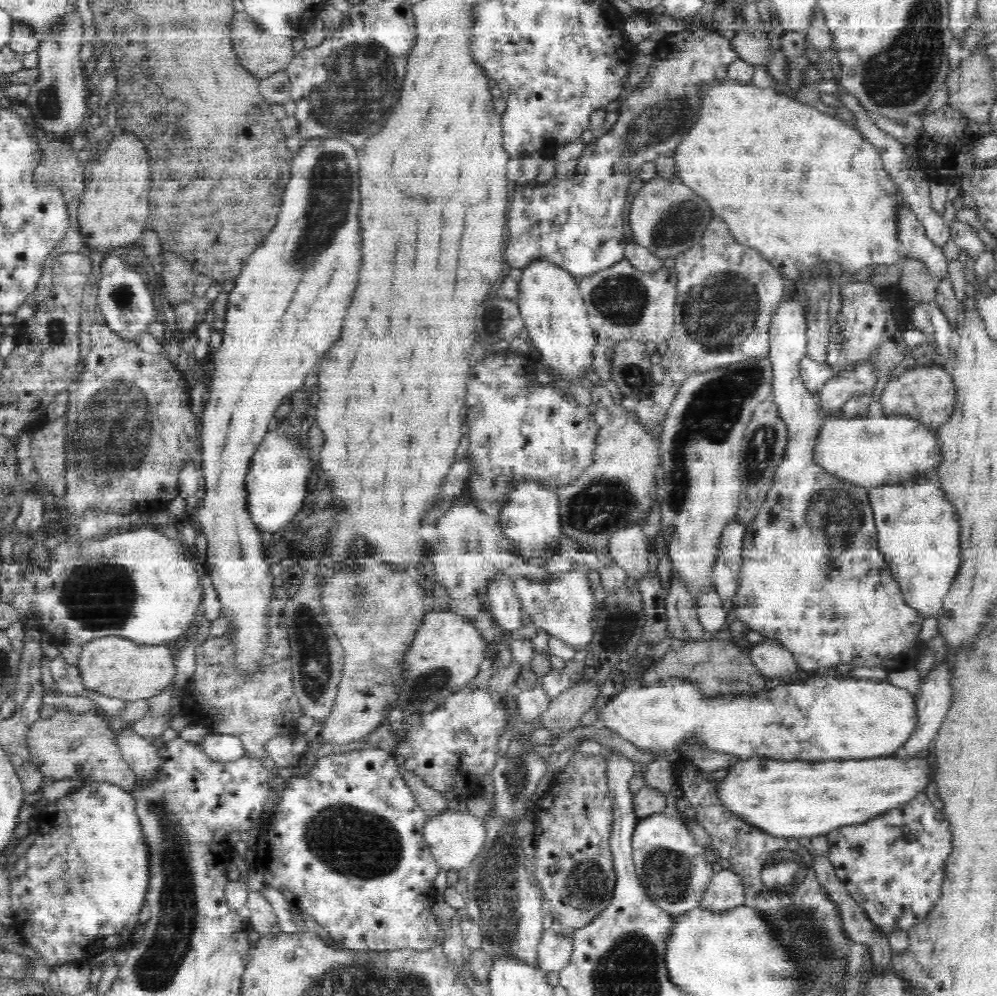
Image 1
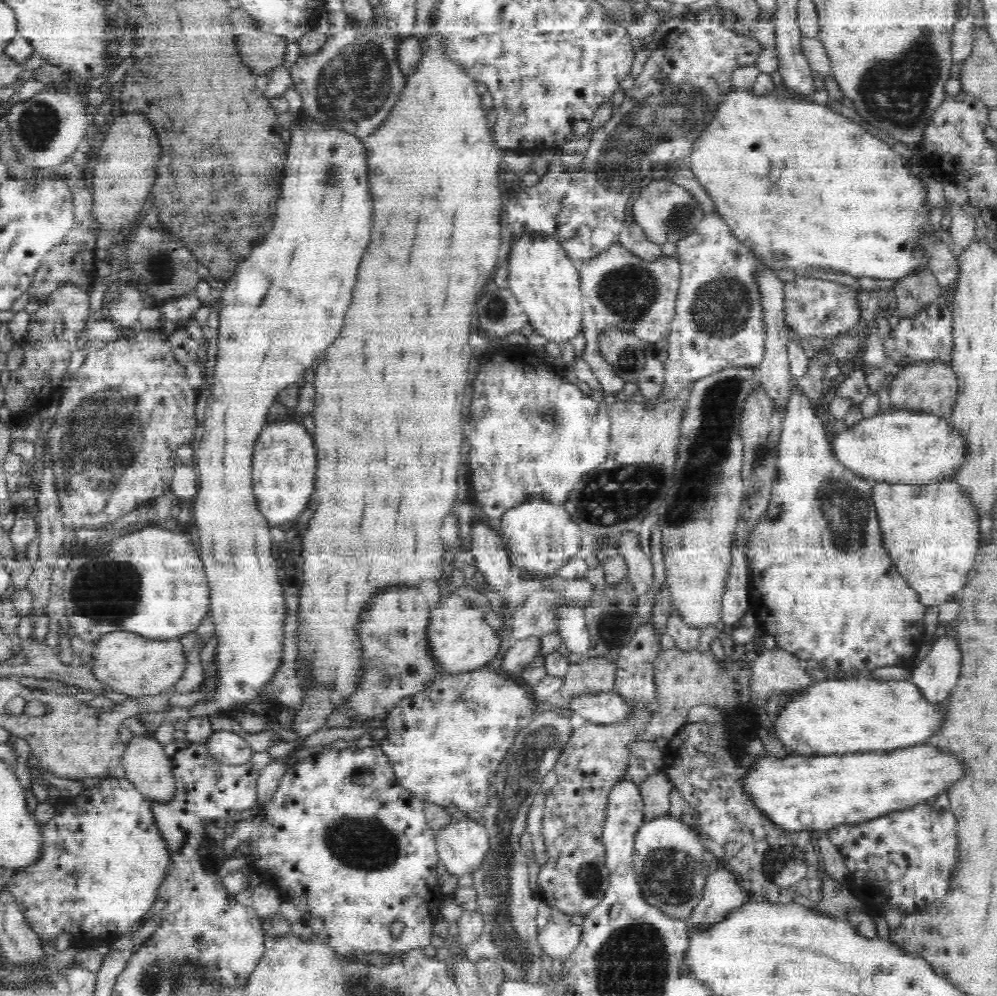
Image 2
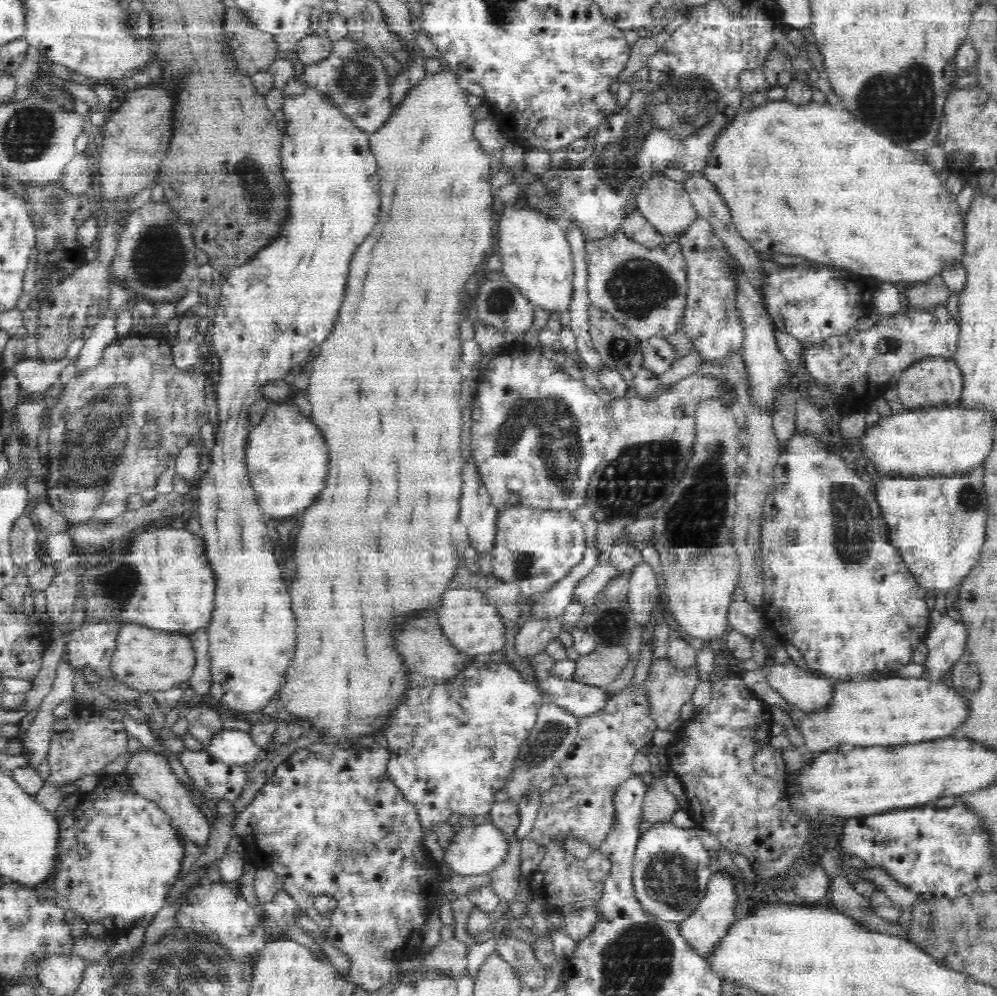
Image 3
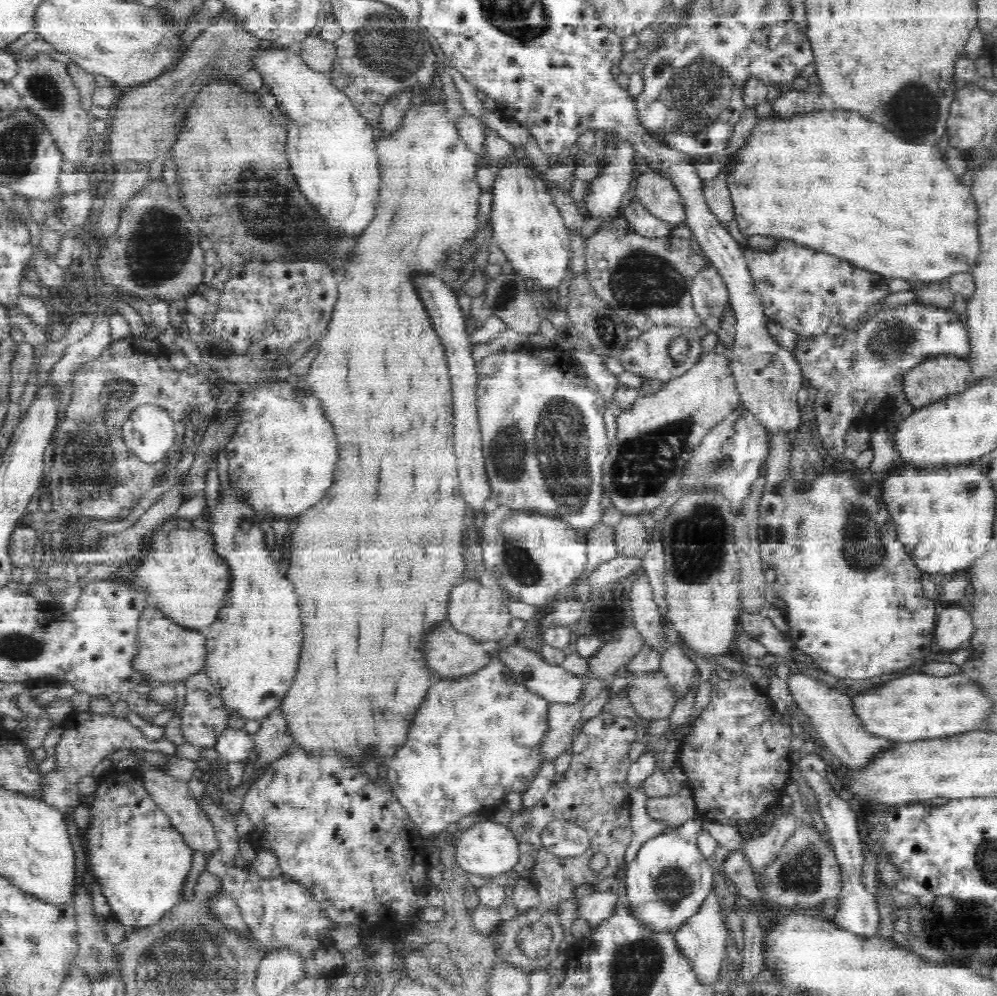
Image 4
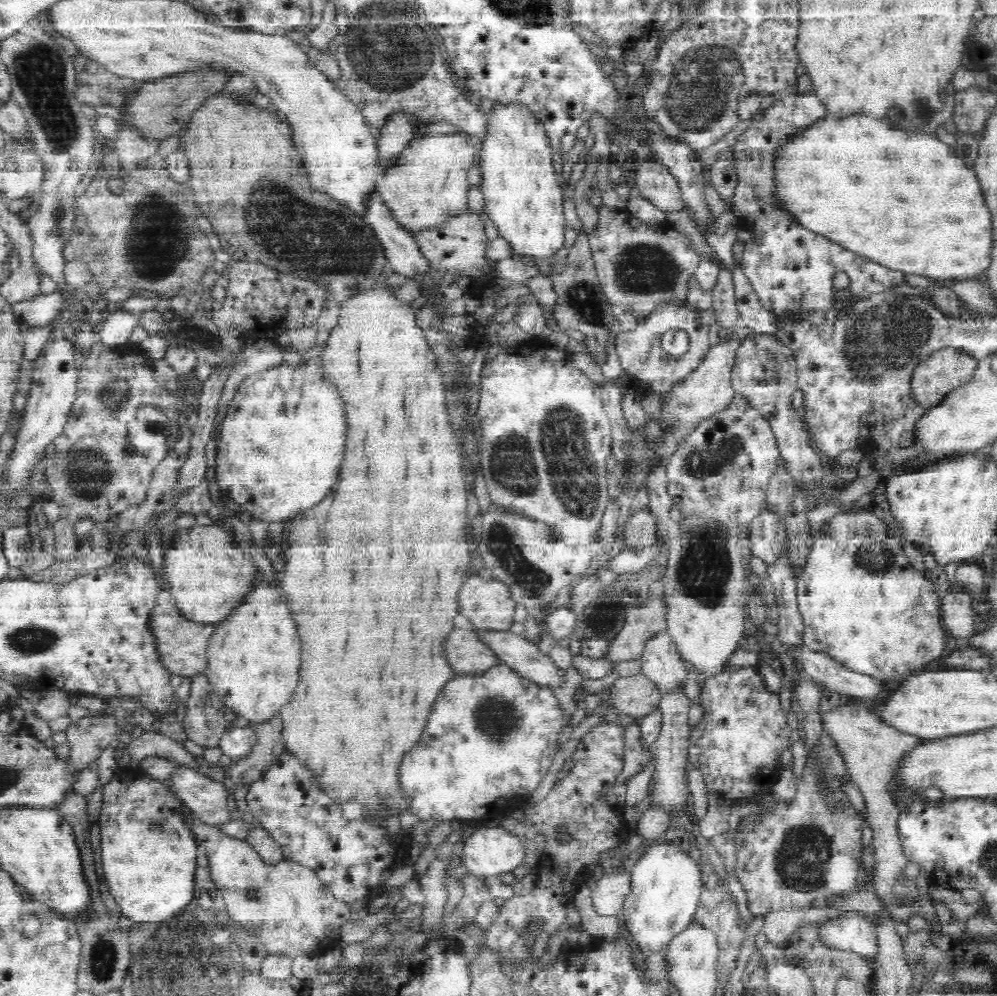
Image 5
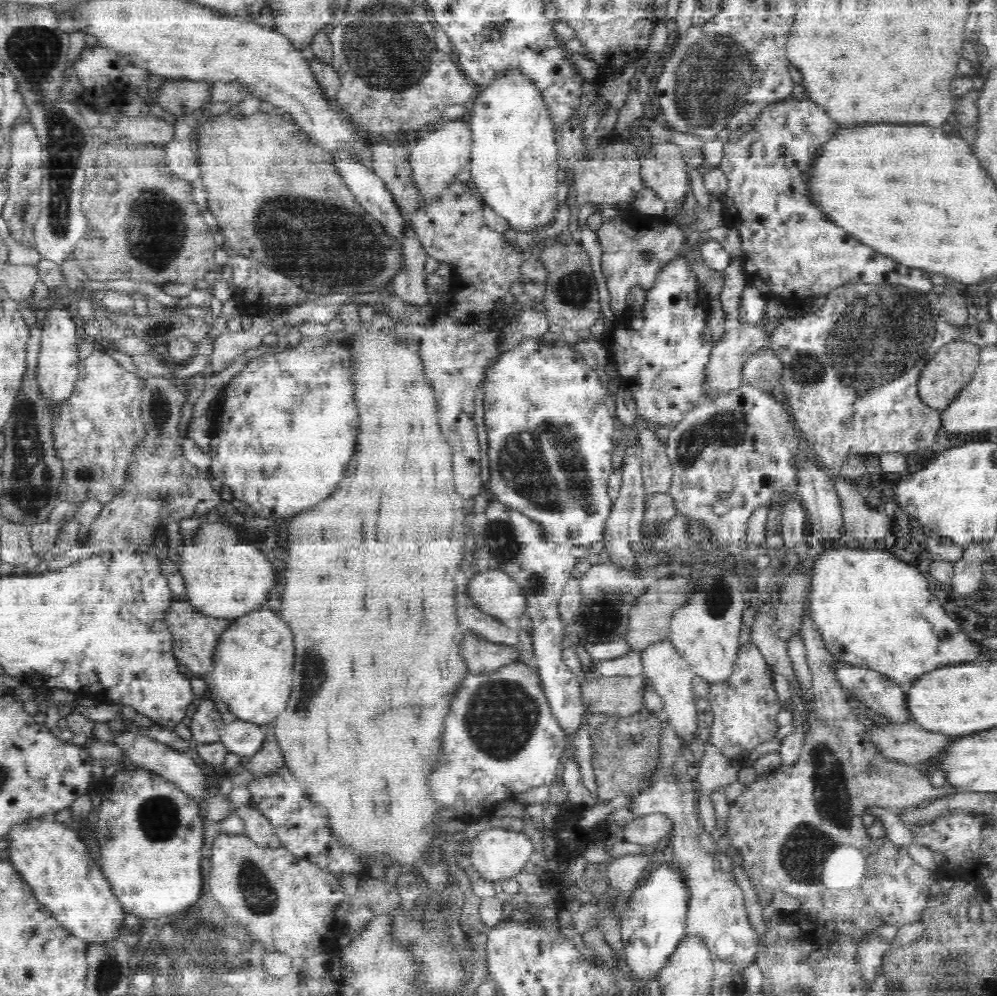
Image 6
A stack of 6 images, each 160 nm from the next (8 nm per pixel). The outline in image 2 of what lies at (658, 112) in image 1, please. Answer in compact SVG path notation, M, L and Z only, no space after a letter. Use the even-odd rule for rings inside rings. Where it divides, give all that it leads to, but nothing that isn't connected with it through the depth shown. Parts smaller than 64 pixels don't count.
M715 4L697 12L689 11L684 22L650 54L644 71L634 77L634 86L625 91L624 102L615 109L616 113L590 135L590 146L584 153L582 164L572 172L566 169L564 174L548 172L544 178L540 178L542 182L514 194L506 207L507 226L512 236L524 228L541 229L550 236L556 236L573 259L583 261L614 244L625 226L630 196L641 179L657 169L673 166L690 168L693 146L709 128L722 102L730 98L730 92L734 92L731 81L733 72L738 68L757 65L762 46L752 36L736 34L734 26L738 23L744 25L743 17L732 6Z

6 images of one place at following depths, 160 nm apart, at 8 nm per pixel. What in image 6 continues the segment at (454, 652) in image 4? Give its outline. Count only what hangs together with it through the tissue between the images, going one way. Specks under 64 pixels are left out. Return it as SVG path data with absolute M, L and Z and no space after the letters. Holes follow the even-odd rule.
M467 632L462 656L466 658L472 673L489 673L512 663L520 663L518 643L490 641Z

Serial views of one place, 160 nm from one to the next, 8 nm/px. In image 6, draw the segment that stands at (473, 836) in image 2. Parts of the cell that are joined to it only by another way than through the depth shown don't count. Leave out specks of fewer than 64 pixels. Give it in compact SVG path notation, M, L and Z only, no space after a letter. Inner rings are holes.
M488 827L471 839L471 862L485 879L499 883L528 869L528 861L535 859L532 840L522 830Z

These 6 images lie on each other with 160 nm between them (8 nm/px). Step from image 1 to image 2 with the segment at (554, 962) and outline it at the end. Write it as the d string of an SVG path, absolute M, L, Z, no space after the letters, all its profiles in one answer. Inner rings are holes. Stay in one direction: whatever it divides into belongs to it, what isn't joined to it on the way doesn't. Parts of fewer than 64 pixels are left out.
M548 923L538 930L536 938L541 948L552 959L565 961L570 952L580 942L583 933L583 925L566 923Z

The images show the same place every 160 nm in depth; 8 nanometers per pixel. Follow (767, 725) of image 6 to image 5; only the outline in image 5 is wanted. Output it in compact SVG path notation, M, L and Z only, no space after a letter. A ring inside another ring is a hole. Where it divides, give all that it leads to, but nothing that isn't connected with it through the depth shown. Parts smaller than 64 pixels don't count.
M756 662L730 664L720 675L707 676L701 684L700 699L705 713L690 735L689 762L702 772L707 791L718 791L724 793L726 798L736 800L754 798L754 794L773 785L777 776L775 765L778 754L792 744L789 737L792 729L780 709L779 694L766 689Z

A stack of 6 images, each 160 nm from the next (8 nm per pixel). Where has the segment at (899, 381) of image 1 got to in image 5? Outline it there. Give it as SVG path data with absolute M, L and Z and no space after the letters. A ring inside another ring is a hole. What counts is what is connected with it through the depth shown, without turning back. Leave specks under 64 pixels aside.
M946 347L933 352L928 360L921 362L913 372L911 391L918 404L931 409L938 406L950 392L968 384L977 367L978 358L963 349Z

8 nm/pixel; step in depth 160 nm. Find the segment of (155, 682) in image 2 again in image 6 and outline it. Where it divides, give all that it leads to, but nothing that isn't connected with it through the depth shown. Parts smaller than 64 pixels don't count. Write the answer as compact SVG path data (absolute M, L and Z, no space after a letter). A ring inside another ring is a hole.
M177 600L170 607L168 623L174 639L174 655L178 662L186 665L191 674L209 677L214 668L216 648L222 635L232 626L233 619L210 616L209 613L200 612L188 600Z

